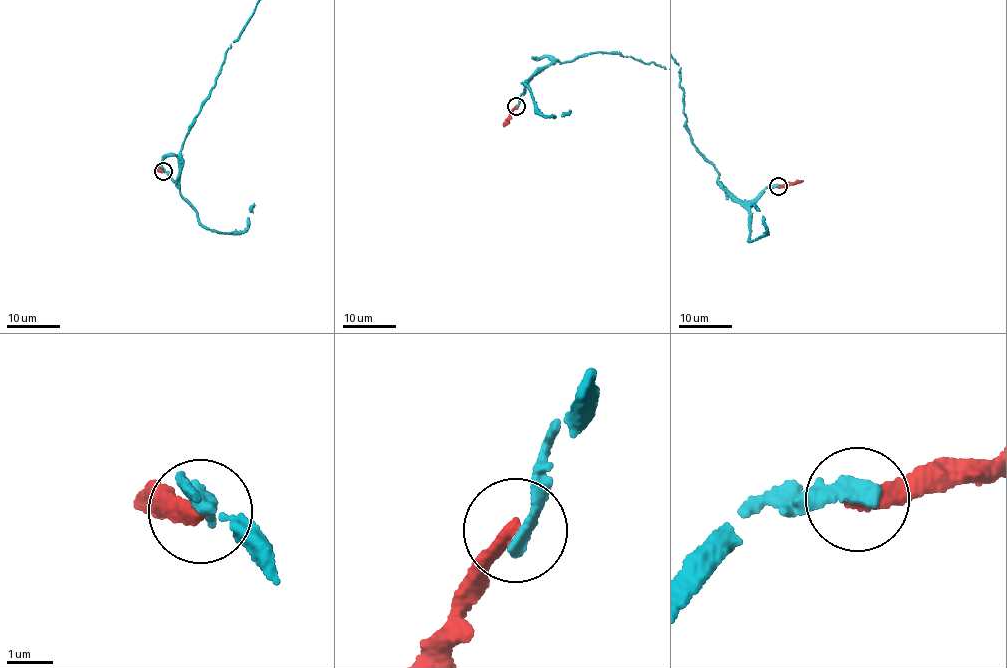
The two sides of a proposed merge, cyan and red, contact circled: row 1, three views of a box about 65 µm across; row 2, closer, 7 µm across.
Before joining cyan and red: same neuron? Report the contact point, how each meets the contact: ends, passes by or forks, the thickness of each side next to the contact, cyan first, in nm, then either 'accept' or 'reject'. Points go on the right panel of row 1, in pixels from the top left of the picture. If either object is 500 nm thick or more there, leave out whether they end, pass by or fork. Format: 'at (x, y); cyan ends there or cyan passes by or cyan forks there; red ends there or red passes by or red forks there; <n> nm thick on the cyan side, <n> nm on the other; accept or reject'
at (778, 186); cyan ends there; red ends there; 400 nm thick on the cyan side, 320 nm on the other; reject

